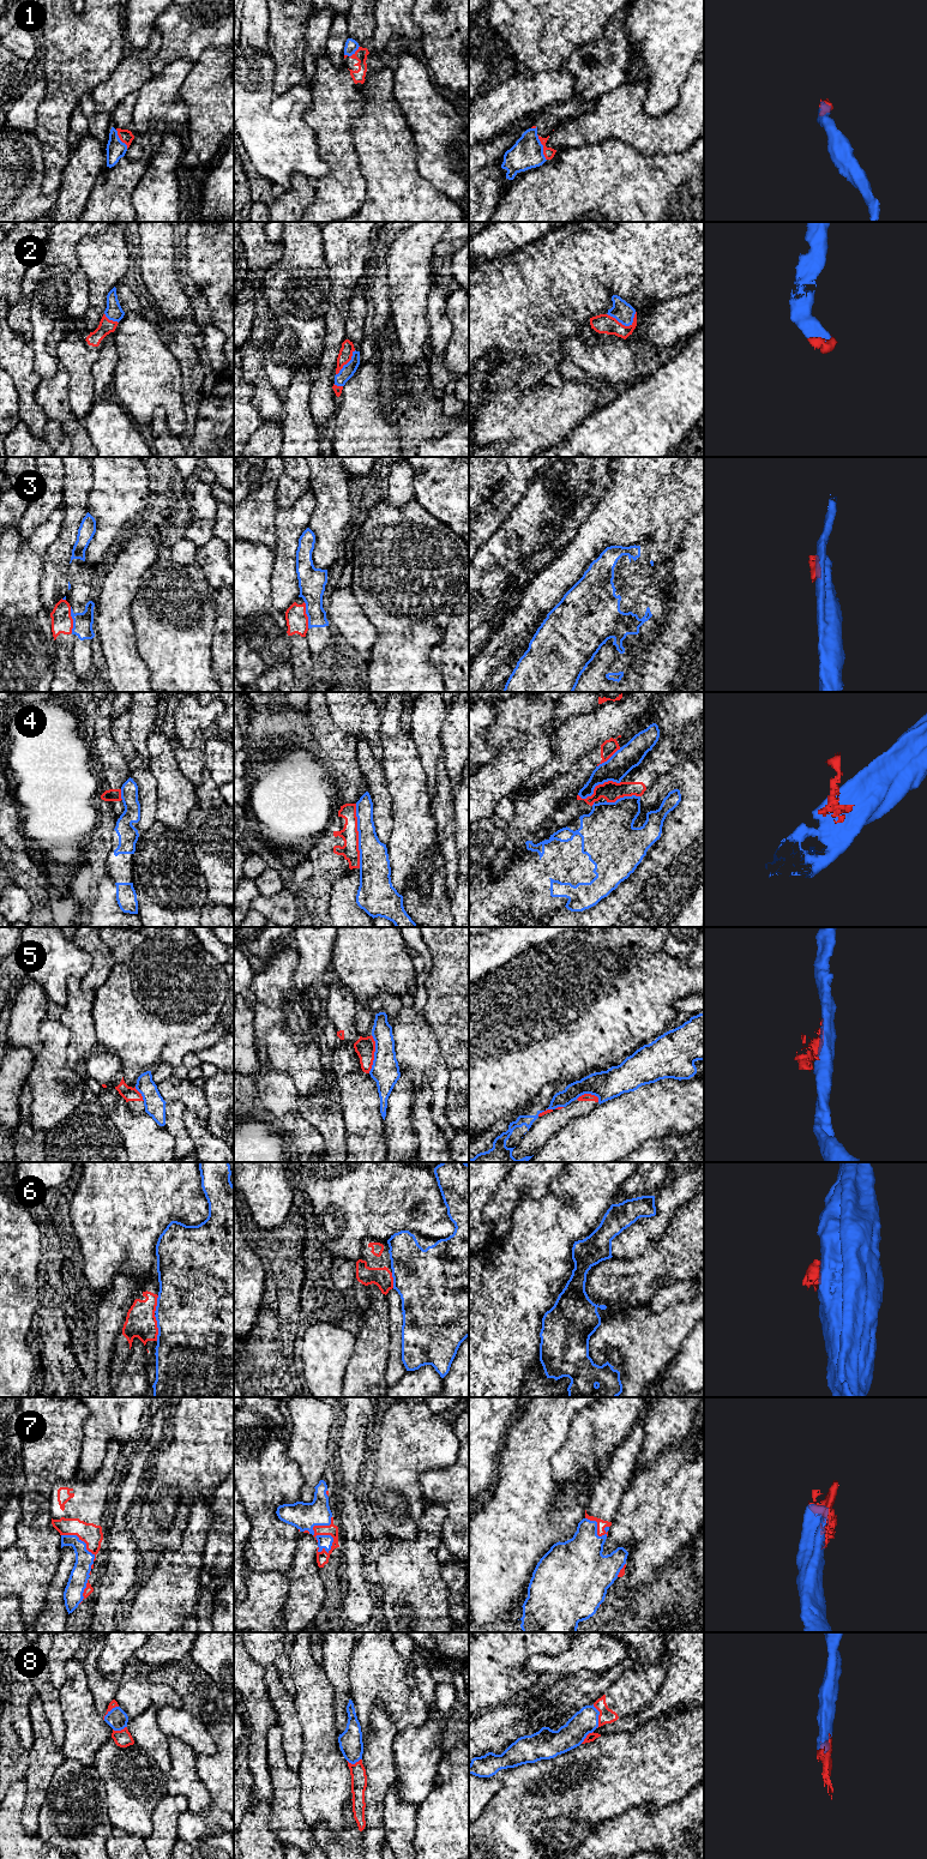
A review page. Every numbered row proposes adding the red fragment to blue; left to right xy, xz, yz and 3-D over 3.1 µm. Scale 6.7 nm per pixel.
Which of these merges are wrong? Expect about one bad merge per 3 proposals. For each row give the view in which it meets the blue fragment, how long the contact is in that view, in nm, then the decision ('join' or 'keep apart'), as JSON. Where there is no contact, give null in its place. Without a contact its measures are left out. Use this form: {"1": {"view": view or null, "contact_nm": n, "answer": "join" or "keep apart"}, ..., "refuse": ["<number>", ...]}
{"1": {"view": "yz", "contact_nm": 190, "answer": "join"}, "2": {"view": "yz", "contact_nm": 200, "answer": "join"}, "3": {"view": "xy", "contact_nm": 180, "answer": "keep apart"}, "4": {"view": "xz", "contact_nm": 440, "answer": "keep apart"}, "5": {"view": "xz", "contact_nm": 260, "answer": "keep apart"}, "6": {"view": "xy", "contact_nm": 180, "answer": "keep apart"}, "7": {"view": "xz", "contact_nm": 260, "answer": "join"}, "8": {"view": "yz", "contact_nm": 160, "answer": "join"}, "refuse": ["3", "4", "5", "6"]}

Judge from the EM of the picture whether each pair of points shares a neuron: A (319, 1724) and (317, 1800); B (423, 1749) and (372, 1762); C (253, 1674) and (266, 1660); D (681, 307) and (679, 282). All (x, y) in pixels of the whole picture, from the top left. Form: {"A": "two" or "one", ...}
{"A": "one", "B": "two", "C": "two", "D": "two"}

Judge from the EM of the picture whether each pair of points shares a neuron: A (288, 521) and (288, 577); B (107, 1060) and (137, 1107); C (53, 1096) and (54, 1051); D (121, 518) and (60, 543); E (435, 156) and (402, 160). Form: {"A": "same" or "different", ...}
{"A": "same", "B": "same", "C": "same", "D": "different", "E": "different"}

